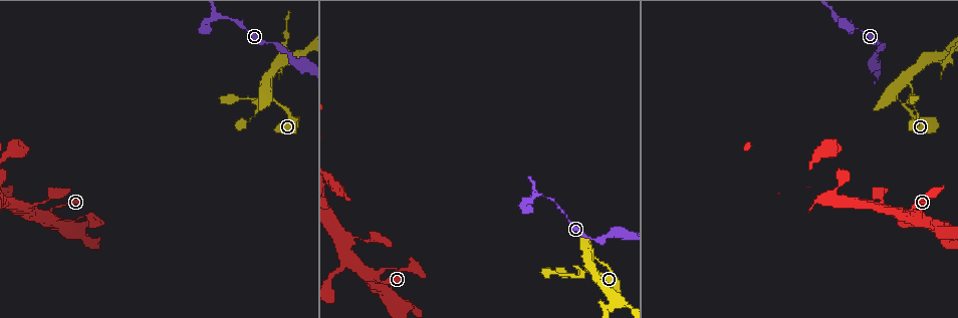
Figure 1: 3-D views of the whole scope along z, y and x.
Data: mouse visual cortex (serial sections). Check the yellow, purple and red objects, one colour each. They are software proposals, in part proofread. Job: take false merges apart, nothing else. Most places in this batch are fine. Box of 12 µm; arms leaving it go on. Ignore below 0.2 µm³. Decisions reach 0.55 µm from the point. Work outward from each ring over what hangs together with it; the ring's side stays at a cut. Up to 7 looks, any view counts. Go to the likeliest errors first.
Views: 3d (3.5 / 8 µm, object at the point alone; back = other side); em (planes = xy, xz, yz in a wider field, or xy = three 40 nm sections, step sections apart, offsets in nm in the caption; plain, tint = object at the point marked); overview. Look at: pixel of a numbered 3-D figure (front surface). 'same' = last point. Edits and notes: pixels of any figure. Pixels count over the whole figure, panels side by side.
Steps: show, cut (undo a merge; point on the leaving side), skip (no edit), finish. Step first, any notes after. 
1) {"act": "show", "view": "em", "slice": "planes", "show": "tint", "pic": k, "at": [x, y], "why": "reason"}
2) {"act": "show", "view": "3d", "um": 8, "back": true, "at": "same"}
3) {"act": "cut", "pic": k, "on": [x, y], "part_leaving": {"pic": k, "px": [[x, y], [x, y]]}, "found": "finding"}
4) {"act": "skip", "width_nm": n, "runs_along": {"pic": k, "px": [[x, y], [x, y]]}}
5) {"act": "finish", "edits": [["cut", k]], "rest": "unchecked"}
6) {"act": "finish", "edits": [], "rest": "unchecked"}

{"act": "show", "view": "3d", "um": 3.5, "pic": 1, "at": [352, 260], "why": "three arms meet"}

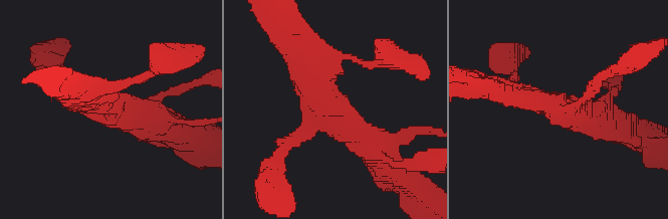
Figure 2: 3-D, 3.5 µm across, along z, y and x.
{"act": "show", "view": "em", "slice": "xy", "step": 3, "show": "plain", "pic": 2, "at": [331, 109], "why": "now the EM"}

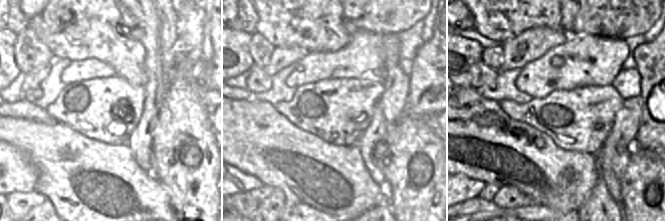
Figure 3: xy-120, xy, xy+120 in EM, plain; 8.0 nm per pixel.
{"act": "show", "view": "em", "slice": "xy", "step": 3, "show": "tint", "at": "same", "why": "where the object lies"}

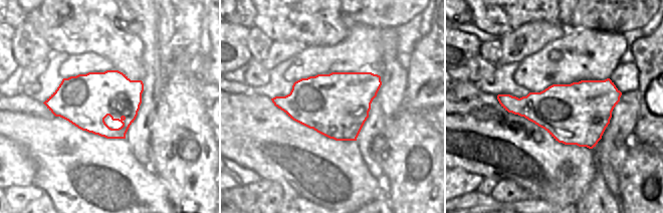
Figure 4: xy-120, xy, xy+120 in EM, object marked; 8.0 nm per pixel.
{"act": "skip", "arms": 3, "arm_widths_nm": [150, 350, 450], "runs_along": {"pic": 2, "px": [[380, 155], [317, 100], [311, 54]]}, "found": "continuous, no second cell"}

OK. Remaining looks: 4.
{"act": "show", "view": "3d", "um": 3.5, "pic": 1, "at": [898, 86], "why": "sharp bend"}

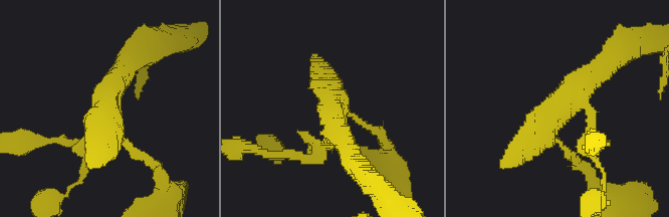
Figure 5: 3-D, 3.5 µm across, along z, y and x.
{"act": "show", "view": "em", "slice": "xy", "step": 3, "show": "tint", "pic": 5, "at": [551, 117]}

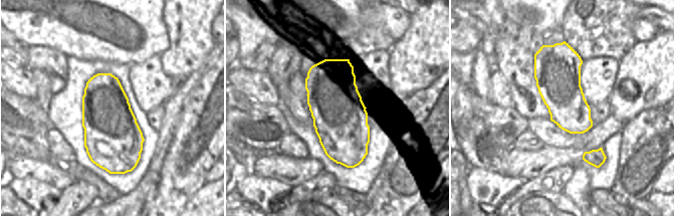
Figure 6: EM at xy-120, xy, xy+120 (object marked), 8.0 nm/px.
{"act": "skip", "runs_along": {"pic": 5, "px": [[146, 160], [108, 127], [124, 73]]}, "found": "one cell here"}

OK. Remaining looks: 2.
{"act": "show", "view": "3d", "um": 8, "pic": 1, "at": [942, 57]}

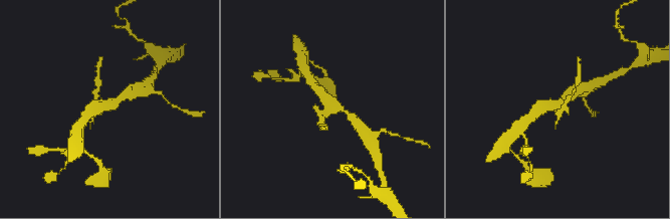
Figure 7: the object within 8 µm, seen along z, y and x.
{"act": "show", "view": "em", "slice": "planes", "show": "tint", "pic": 7, "at": [327, 105], "why": "need the tissue"}

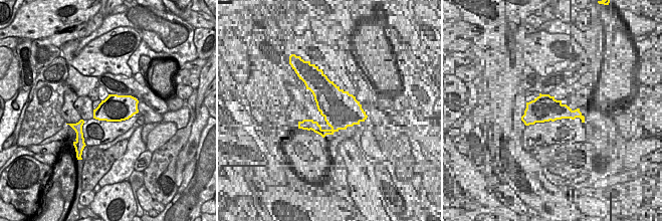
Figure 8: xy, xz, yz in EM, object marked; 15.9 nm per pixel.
{"act": "skip", "width_nm": 420, "runs_along": {"pic": 7, "px": [[310, 82], [328, 103], [351, 116]]}, "found": "one cell here"}

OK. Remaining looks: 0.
{"act": "finish", "edits": [], "rest": "unchecked"}

